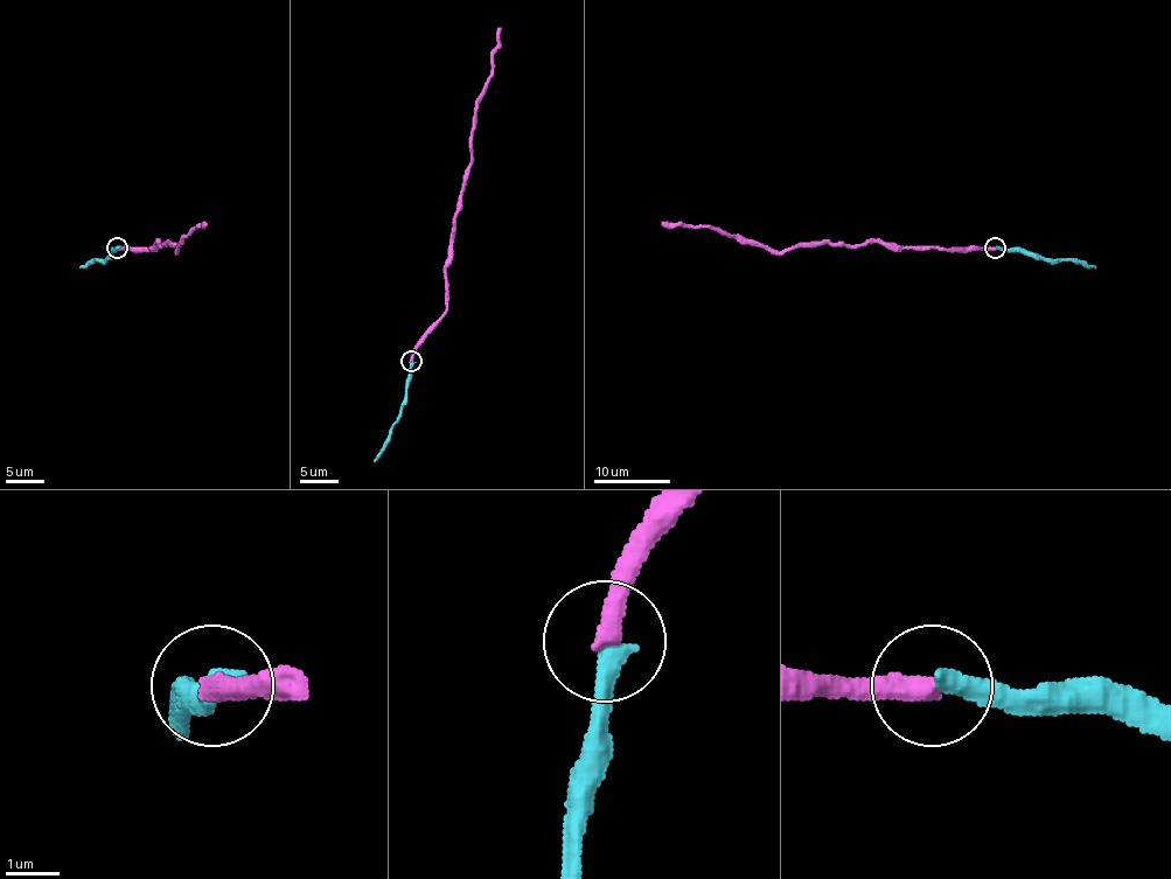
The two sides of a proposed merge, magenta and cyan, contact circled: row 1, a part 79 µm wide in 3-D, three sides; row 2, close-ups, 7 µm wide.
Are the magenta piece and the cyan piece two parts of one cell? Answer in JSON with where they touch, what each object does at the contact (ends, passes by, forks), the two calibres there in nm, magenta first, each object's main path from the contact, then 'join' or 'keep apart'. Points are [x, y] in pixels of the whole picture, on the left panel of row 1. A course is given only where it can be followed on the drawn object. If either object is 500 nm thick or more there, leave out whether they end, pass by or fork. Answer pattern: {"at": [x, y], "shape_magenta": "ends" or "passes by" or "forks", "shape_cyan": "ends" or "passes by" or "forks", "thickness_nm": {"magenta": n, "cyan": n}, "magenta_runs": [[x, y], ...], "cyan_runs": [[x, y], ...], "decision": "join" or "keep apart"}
{"at": [117, 248], "shape_magenta": "ends", "shape_cyan": "ends", "thickness_nm": {"magenta": 420, "cyan": 420}, "magenta_runs": [[117, 249], [151, 249], [157, 243], [171, 243], [176, 250], [195, 228], [207, 222]], "cyan_runs": [[117, 249], [107, 258], [81, 267]], "decision": "join"}

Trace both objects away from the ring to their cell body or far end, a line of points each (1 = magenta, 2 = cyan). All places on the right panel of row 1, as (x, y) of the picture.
1: (996, 249), (803, 243), (796, 249), (766, 250), (710, 228), (661, 222)
2: (996, 249), (1078, 260), (1096, 267)

